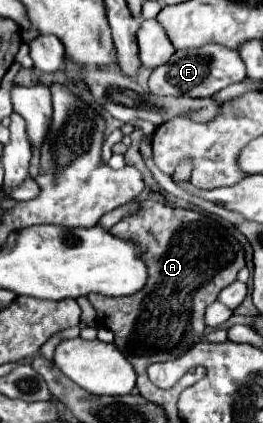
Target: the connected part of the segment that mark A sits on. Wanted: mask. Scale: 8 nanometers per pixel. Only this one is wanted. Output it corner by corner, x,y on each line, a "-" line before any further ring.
142,201
140,211
122,219
118,225
114,225
110,229
110,233
124,237
124,239
138,241
140,249
144,251
146,263
148,263
148,283
140,293
136,293
132,297
104,297
104,295
90,293
88,299
90,299
92,307
96,309
96,323
114,333
114,343
126,353
128,361
134,365
136,375
138,375
140,395
146,401
160,405
160,387
150,383
148,375
146,375
148,365
152,365
156,361
176,359
186,351
186,347
192,347
194,343
198,343
204,337
204,329
206,329
204,311
210,303
216,301
222,287
236,281
238,271
246,265
244,249
236,241
236,237
222,223
214,221
212,217
190,211
190,209
172,209
158,201

